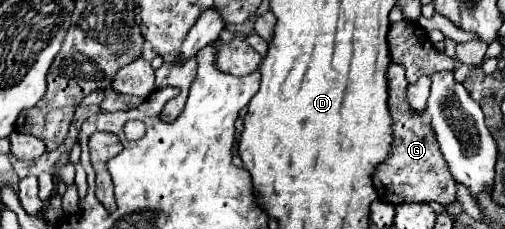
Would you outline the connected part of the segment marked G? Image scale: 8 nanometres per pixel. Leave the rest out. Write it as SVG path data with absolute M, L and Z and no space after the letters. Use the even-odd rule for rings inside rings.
M391 63L387 67L387 83L389 83L389 113L393 117L393 143L387 161L377 165L373 173L373 185L379 193L379 199L387 203L423 203L435 201L441 205L449 205L455 201L455 183L449 173L445 173L445 161L439 151L435 133L431 129L431 119L427 113L421 117L411 111L405 101L405 69L403 65Z

